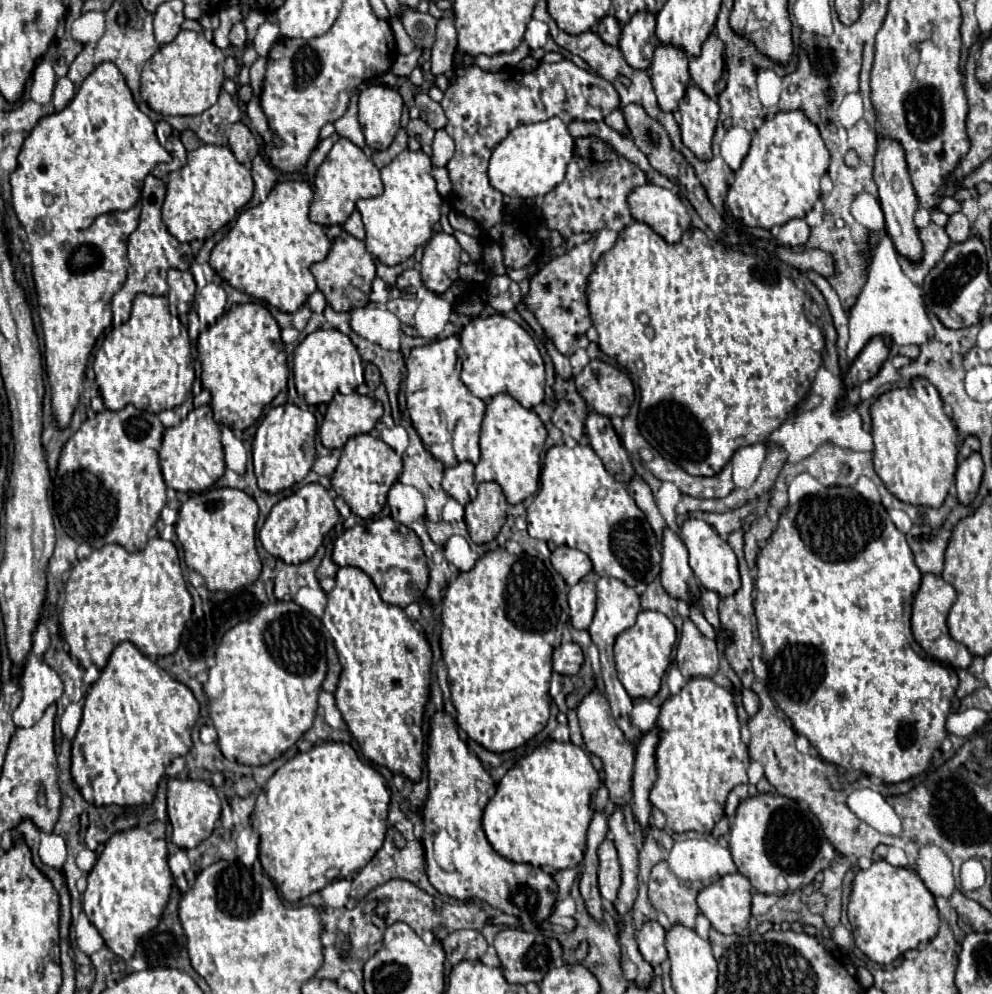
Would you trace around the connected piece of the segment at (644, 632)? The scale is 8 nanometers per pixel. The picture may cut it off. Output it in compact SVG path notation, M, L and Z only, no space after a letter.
M640 611L636 625L618 635L614 645L614 661L618 679L630 697L654 697L662 685L662 677L670 665L670 653L676 643L674 623L660 611Z

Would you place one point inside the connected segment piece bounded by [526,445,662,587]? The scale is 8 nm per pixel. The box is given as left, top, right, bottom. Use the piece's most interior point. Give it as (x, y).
(580, 504)

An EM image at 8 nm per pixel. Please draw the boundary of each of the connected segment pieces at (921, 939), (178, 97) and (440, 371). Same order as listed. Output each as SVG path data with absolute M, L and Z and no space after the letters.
M874 861L870 869L860 869L852 883L848 921L856 947L880 965L892 963L898 955L930 941L940 927L934 895L910 867L894 867L888 861Z
M180 31L172 43L160 45L156 55L146 61L142 69L142 99L162 115L200 115L212 103L216 103L218 93L224 83L224 65L226 55L204 39L204 33L198 31Z
M448 337L412 349L406 361L406 407L412 425L418 431L424 447L434 455L434 459L442 461L446 467L454 467L462 461L478 463L480 423L486 411L484 401L474 397L460 381L460 373L456 369L458 349L460 341L456 337Z

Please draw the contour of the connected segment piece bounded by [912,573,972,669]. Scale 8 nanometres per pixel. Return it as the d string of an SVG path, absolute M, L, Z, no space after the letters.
M932 573L922 575L922 585L912 603L912 633L914 633L914 639L918 641L918 645L932 659L952 665L952 667L968 669L972 663L972 653L968 651L966 645L952 639L948 633L948 627L946 627L946 617L948 617L948 611L950 611L954 599L956 599L954 587L950 583L946 583L940 575L932 575Z

